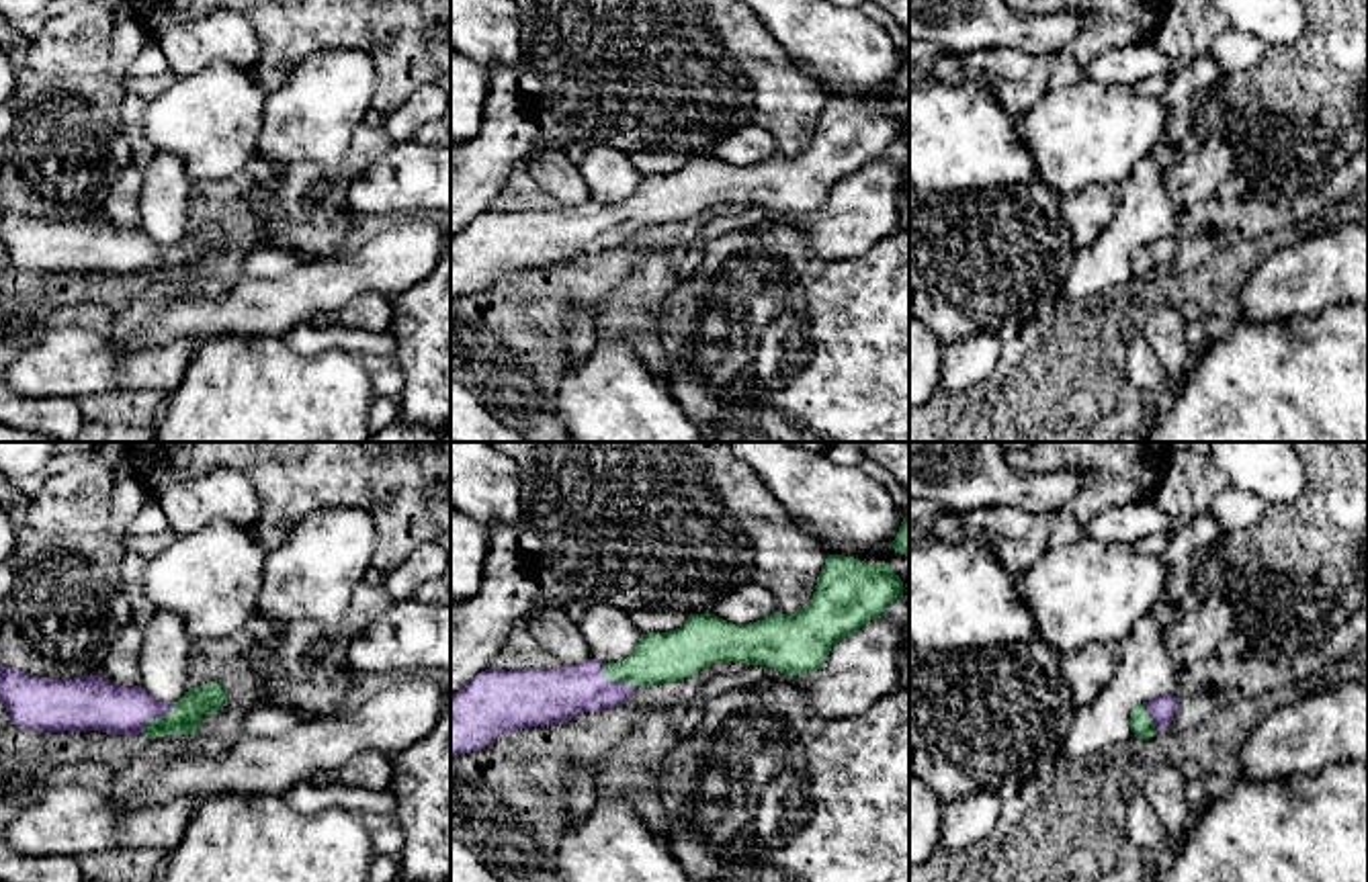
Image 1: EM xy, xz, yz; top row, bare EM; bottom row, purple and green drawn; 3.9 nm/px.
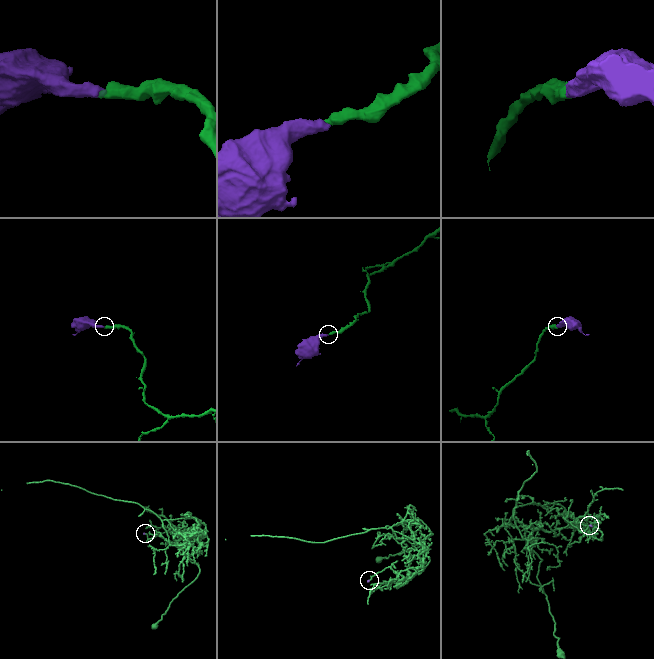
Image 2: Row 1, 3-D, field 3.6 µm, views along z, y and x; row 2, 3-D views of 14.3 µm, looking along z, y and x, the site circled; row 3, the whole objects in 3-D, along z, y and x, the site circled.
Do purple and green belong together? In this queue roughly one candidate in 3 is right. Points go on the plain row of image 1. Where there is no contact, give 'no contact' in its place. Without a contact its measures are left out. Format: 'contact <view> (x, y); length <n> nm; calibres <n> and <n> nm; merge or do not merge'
contact xy (156, 258); length 180 nm; calibres 220 and 120 nm; merge

